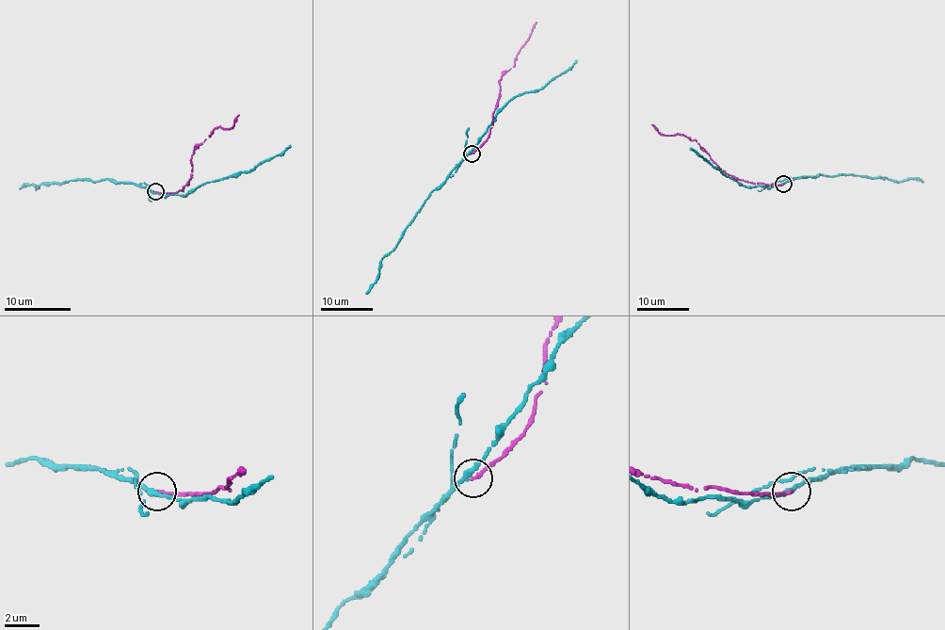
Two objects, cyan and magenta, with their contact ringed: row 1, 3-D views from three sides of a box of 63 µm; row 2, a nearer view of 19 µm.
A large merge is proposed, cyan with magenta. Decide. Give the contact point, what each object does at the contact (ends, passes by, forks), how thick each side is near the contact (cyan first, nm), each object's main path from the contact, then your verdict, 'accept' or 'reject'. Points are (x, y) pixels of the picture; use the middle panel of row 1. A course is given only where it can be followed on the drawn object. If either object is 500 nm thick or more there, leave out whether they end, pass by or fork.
at (472, 153); cyan passes by; magenta ends there; 300 nm thick on the cyan side, 220 nm on the other; cyan runs (470, 153), (431, 192), (396, 247), (382, 258), (377, 280), (365, 293); magenta runs (472, 153), (488, 137), (500, 94), (499, 81), (514, 66), (536, 22); reject

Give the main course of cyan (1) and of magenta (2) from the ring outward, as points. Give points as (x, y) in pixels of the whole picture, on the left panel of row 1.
1: (153, 192), (104, 179), (19, 188)
2: (155, 192), (184, 190), (192, 175), (190, 158), (194, 151), (218, 127), (232, 127), (238, 115)

